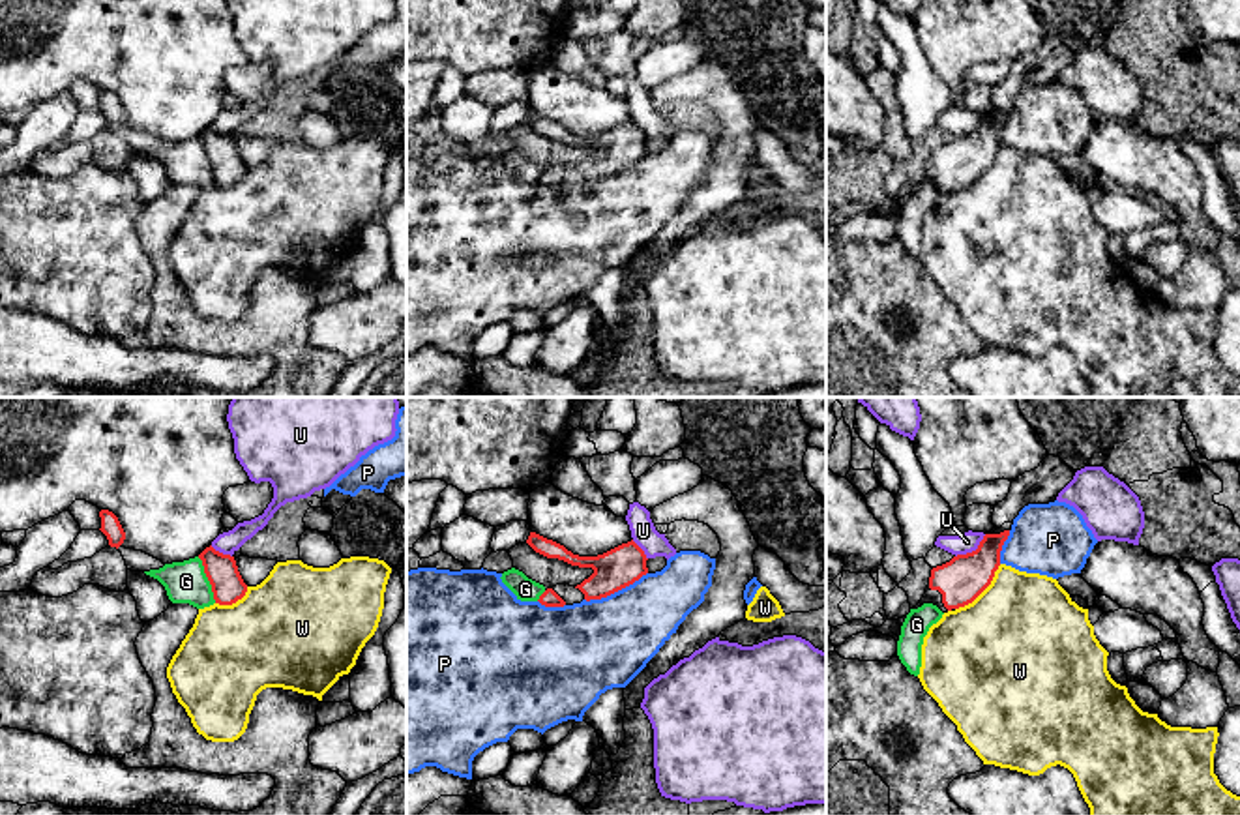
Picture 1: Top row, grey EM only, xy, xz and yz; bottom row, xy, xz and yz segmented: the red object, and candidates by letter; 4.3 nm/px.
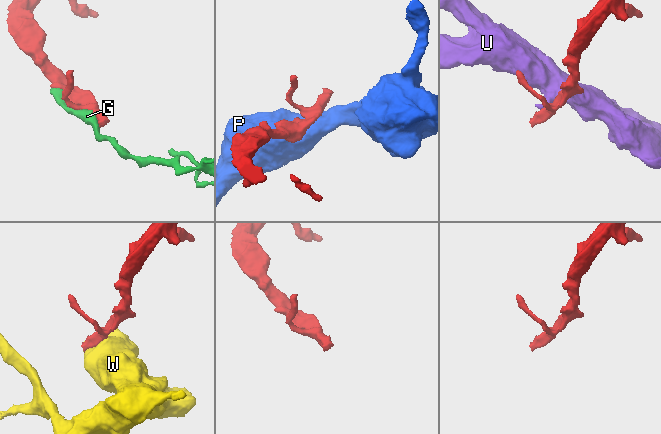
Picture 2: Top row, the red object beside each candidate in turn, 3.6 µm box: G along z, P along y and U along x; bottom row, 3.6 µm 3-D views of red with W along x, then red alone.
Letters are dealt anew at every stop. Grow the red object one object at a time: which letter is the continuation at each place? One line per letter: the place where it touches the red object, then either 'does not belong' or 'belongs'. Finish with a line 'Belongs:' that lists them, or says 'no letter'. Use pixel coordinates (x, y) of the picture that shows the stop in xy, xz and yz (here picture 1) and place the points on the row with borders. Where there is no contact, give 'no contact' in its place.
G: meets red in xy at (208, 579); does not belong
P: meets red in xz at (615, 591); does not belong
U: meets red in yz at (973, 551); does not belong
W: meets red in yz at (982, 591); does not belong
Belongs: no letter

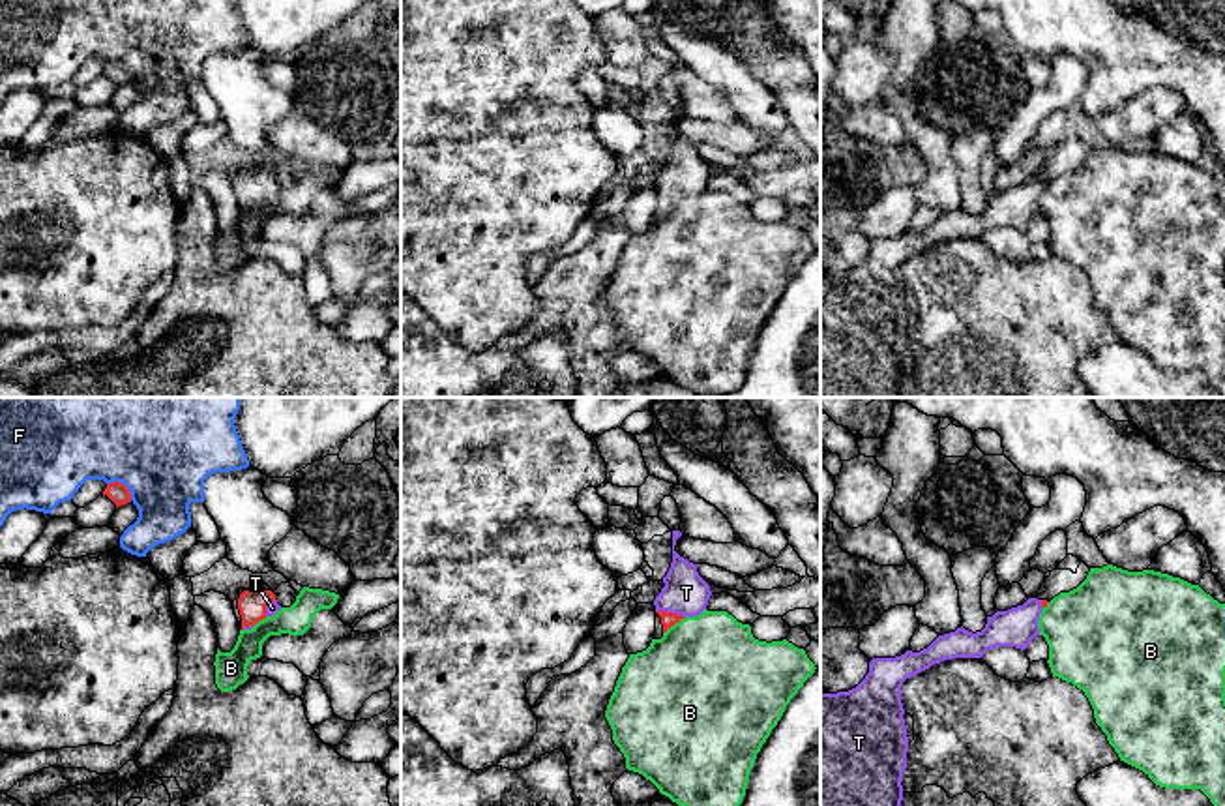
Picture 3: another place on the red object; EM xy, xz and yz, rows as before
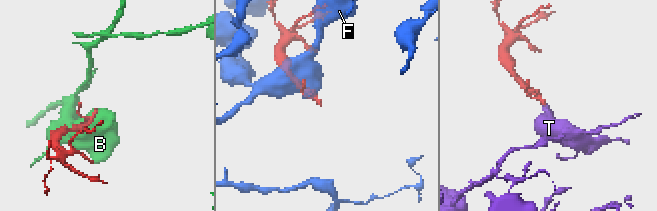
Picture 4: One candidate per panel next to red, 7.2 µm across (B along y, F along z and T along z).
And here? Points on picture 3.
B: meets red in xz at (675, 623); does not belong
F: meets red in xy at (122, 484); does not belong
T: meets red in xz at (671, 613); belongs
Belongs: T

